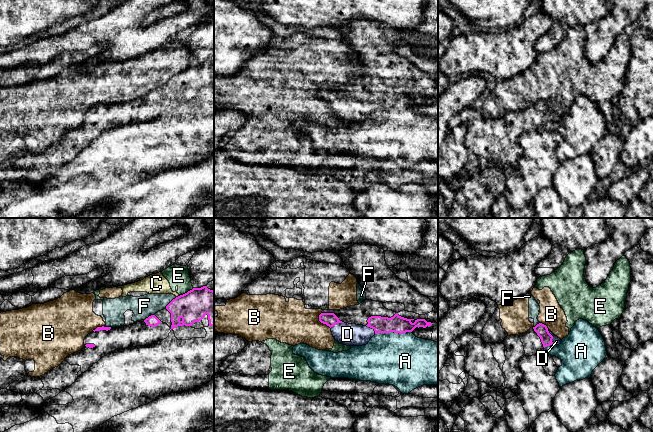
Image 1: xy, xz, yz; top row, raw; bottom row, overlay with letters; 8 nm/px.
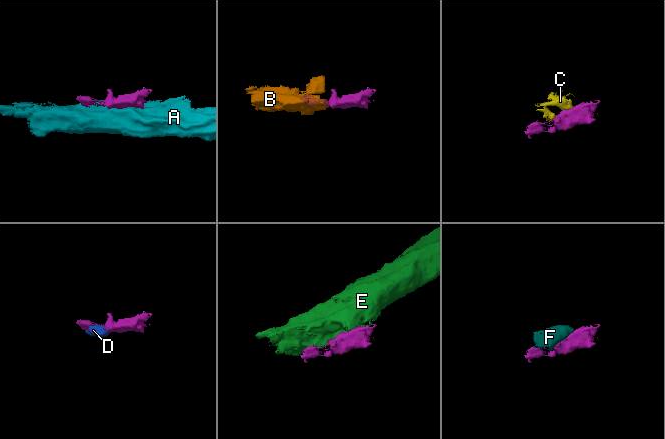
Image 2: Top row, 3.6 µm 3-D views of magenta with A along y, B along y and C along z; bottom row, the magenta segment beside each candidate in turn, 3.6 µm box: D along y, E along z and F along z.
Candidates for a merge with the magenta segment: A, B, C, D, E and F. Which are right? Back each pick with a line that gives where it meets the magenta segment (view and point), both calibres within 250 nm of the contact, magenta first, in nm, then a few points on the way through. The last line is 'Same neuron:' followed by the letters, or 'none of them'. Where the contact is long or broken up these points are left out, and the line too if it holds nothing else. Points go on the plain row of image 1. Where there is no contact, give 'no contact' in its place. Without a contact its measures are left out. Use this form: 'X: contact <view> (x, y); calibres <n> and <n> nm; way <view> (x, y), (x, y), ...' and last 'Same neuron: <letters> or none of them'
D: contact yz (552, 113); calibres 100 and 60 nm; way yz (542, 107), (552, 113), (556, 117)
Same neuron: D

